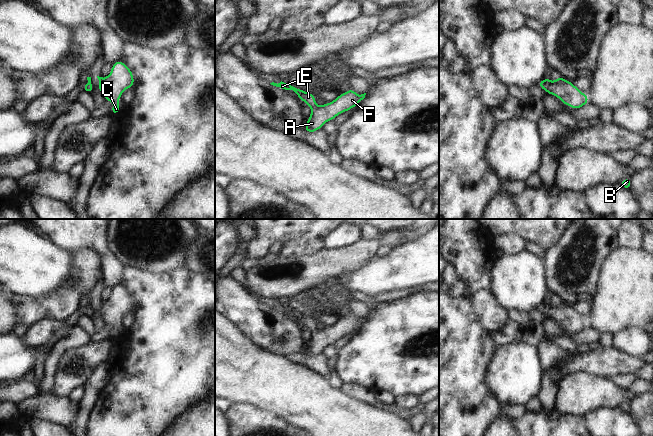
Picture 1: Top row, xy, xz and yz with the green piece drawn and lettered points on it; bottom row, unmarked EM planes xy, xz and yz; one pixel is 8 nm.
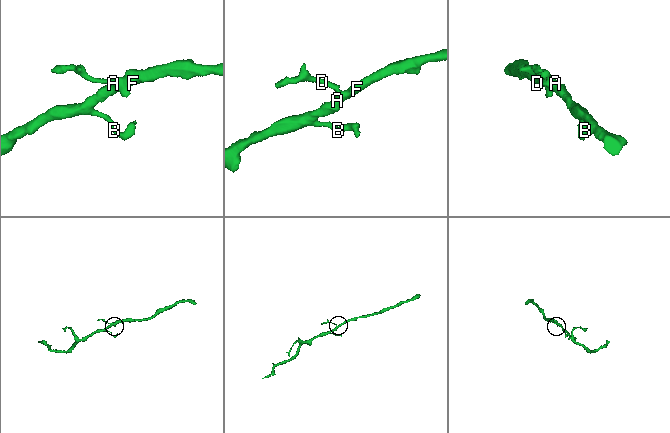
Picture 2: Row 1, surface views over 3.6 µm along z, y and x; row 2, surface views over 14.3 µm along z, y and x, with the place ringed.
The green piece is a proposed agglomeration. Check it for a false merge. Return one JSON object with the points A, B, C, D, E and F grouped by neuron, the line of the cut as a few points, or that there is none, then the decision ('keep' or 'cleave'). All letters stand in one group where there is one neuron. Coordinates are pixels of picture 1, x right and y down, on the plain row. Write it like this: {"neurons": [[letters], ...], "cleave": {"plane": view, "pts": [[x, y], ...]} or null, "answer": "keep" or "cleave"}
{"neurons": [["A", "B", "C", "D", "E", "F"]], "cleave": null, "answer": "keep"}

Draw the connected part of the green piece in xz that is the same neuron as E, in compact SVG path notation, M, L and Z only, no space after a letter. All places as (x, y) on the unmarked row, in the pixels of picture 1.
M281 305L278 308L274 306L270 308L284 315L292 314L297 318L299 324L304 325L311 332L311 338L304 352L304 355L308 357L320 354L326 346L333 345L336 340L356 331L366 319L366 317L358 319L354 314L349 312L345 317L339 318L332 326L318 330L315 326L316 321L314 318L299 313L289 306L284 307Z

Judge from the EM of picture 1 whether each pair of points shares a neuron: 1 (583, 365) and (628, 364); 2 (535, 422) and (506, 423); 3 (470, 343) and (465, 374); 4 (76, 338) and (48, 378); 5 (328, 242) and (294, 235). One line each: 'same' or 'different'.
1: same
2: different
3: same
4: same
5: different

